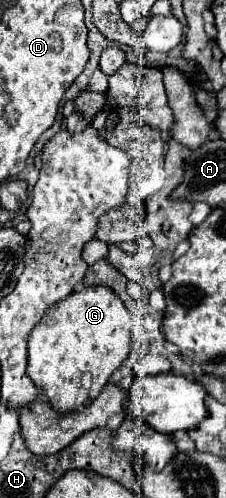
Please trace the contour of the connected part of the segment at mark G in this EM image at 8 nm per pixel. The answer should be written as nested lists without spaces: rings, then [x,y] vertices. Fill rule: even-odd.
[[[83,288],[81,292],[69,294],[63,302],[49,308],[51,312],[43,316],[37,330],[29,338],[29,360],[27,374],[37,388],[41,388],[43,398],[59,412],[67,414],[85,406],[97,398],[103,386],[109,382],[109,376],[123,364],[131,346],[131,314],[129,310],[109,292],[109,288]]]

